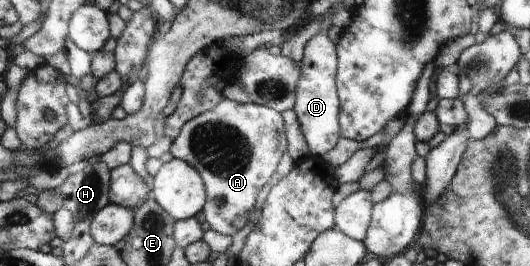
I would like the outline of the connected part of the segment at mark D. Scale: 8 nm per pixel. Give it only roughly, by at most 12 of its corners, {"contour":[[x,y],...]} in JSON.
{"contour":[[332,18],[320,22],[299,64],[300,130],[314,157],[339,139]]}

